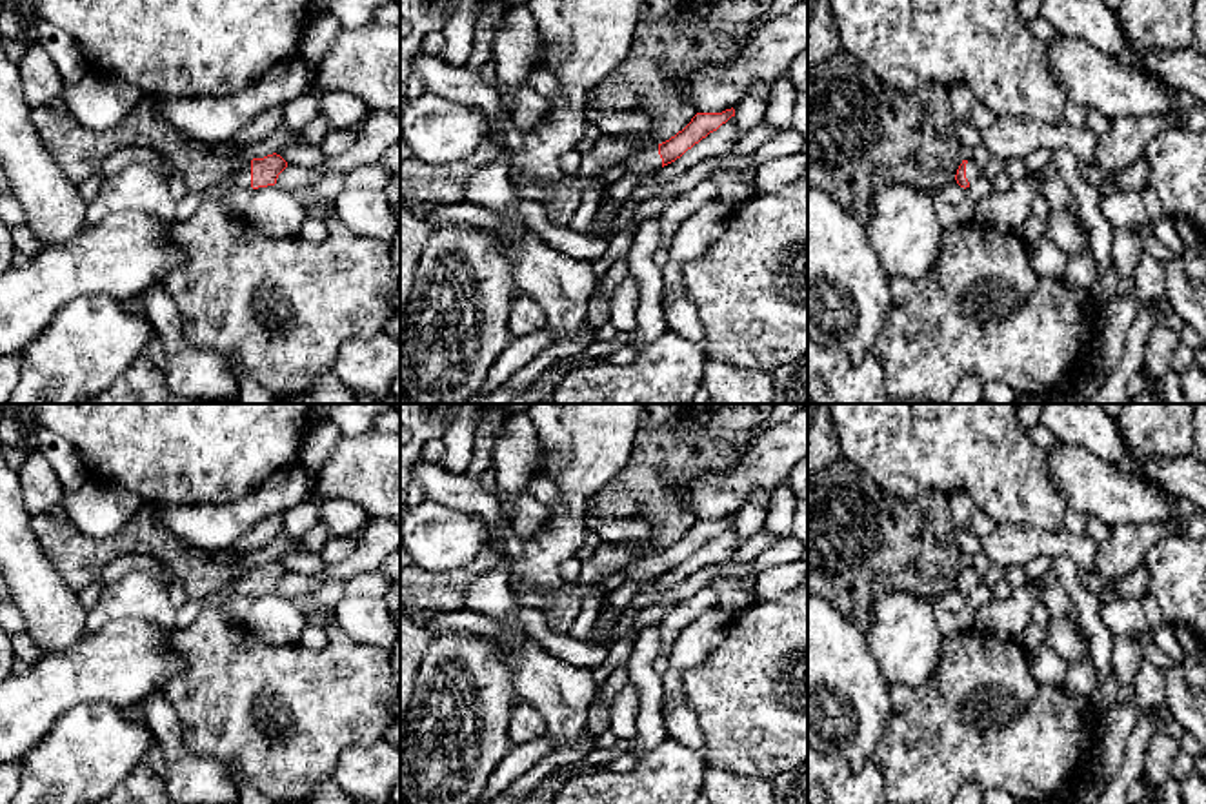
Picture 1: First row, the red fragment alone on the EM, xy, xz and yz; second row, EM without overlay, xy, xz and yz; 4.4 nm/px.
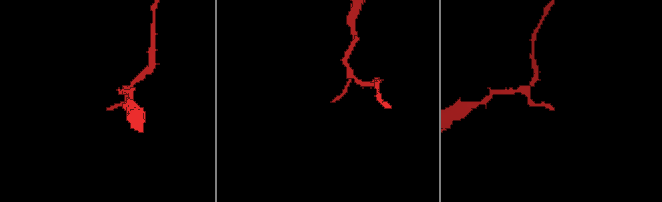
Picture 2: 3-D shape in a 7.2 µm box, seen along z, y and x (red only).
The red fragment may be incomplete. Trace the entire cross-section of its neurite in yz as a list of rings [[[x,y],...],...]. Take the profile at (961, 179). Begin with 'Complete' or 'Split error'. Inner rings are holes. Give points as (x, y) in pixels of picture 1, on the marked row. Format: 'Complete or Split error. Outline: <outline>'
Split error. Outline: [[[962,160],[957,169],[955,180],[960,187],[970,187],[977,178],[980,178],[980,167],[971,160]]]

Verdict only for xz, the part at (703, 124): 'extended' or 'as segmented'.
extended

